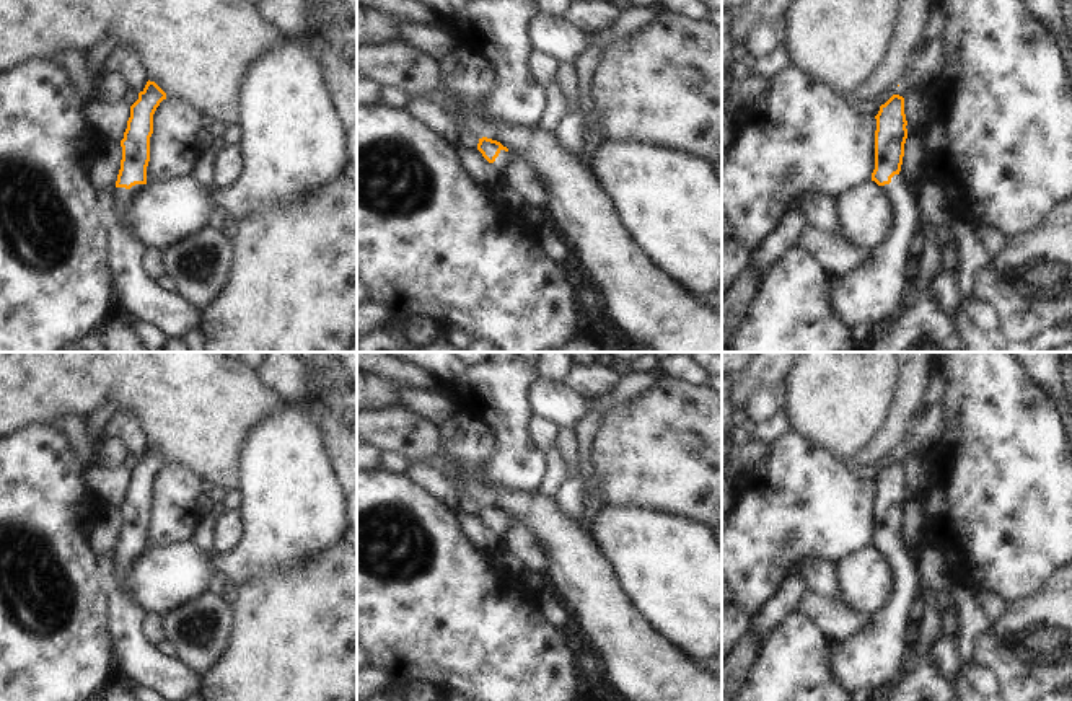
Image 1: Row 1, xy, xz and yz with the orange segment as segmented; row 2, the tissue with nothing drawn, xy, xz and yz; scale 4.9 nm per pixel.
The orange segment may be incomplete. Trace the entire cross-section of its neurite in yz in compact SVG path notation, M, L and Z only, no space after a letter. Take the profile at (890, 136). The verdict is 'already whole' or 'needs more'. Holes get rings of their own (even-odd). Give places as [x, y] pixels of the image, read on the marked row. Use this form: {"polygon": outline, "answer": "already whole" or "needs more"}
{"polygon": "M893 95L880 106L875 130L875 181L891 201L890 235L859 269L833 277L831 306L852 331L857 324L894 321L907 305L911 272L920 231L917 192L899 174L907 121L904 98Z", "answer": "needs more"}

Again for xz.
{"polygon": "M482 137L479 139L477 150L500 171L500 174L510 166L512 155L508 153L508 148L500 142Z", "answer": "needs more"}

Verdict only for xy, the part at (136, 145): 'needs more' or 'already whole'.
needs more

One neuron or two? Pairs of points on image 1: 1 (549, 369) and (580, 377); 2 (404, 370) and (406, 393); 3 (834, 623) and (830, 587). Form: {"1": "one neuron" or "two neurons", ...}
{"1": "two neurons", "2": "two neurons", "3": "two neurons"}

